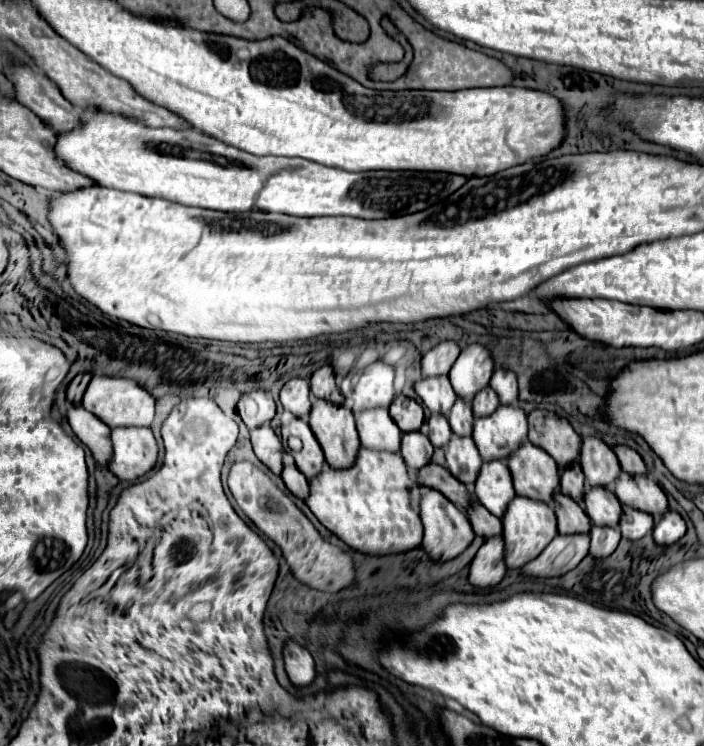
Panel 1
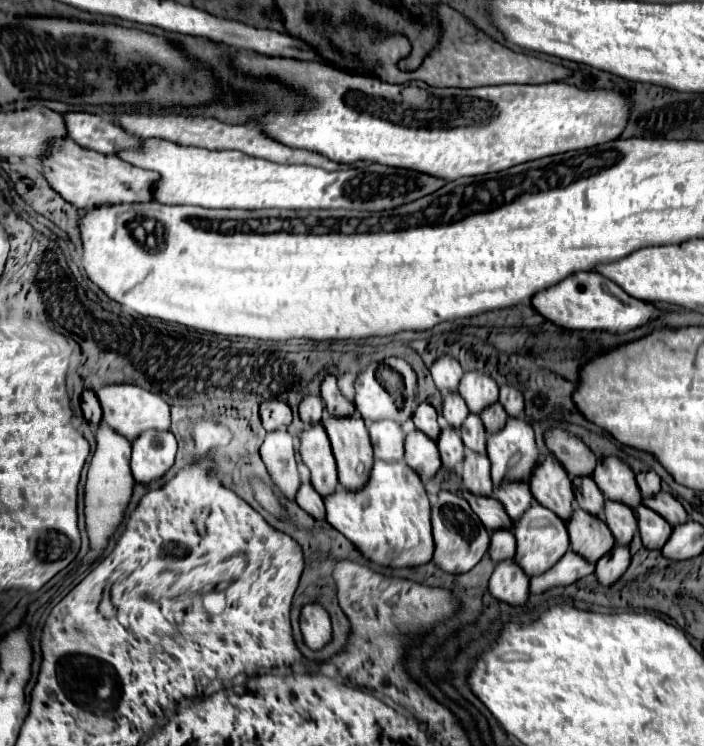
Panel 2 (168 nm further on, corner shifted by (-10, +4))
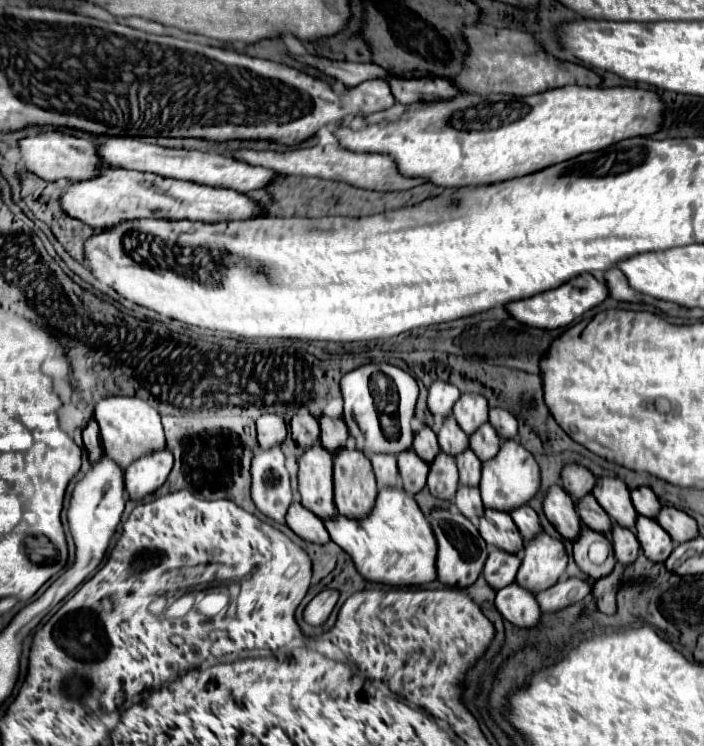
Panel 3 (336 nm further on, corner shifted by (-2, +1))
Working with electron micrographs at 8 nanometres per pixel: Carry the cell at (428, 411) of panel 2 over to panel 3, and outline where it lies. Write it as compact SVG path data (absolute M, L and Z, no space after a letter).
M422 426L416 436L414 436L414 450L418 452L418 456L426 462L432 462L434 456L440 452L440 446L438 446L438 440L436 440L436 434L432 432L430 426Z

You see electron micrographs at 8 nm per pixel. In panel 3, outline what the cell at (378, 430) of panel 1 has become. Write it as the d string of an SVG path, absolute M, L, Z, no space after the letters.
M368 454L378 486L400 486L400 474L394 454Z

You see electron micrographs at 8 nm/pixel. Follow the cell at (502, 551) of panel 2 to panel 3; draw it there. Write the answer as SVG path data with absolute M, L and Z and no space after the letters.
M494 548L484 564L484 578L492 588L504 588L514 582L514 576L520 566L520 554L510 554Z

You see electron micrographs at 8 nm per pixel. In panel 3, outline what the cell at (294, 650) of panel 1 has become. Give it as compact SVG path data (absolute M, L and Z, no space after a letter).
M322 590L320 594L316 594L308 606L304 608L304 620L310 626L322 626L326 622L326 618L330 616L334 604L338 600L338 592L336 590Z

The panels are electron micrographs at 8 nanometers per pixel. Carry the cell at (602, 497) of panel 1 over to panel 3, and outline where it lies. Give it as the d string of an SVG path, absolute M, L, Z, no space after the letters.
M614 524L610 536L612 536L612 546L614 546L616 558L620 558L624 566L630 564L630 562L634 562L636 556L638 556L638 548L640 548L634 532L626 530L624 526Z

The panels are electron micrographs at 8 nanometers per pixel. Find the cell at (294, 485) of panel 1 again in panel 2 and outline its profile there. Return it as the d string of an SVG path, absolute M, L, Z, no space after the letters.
M306 483L306 485L300 487L300 491L298 491L298 495L296 495L296 503L298 503L308 515L312 515L314 519L318 519L318 521L324 521L324 519L326 519L324 501L322 501L322 497L312 489L310 483Z

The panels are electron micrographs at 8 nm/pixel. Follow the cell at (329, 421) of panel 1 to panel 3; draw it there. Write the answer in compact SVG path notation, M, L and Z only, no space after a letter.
M340 448L334 452L334 502L336 510L348 518L362 518L374 506L374 498L378 494L374 472L370 460L362 454L362 450Z

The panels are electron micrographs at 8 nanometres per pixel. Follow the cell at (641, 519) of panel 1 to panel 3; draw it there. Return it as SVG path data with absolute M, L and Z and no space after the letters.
M638 516L636 538L638 538L644 554L652 562L664 562L670 556L670 552L672 552L672 538L670 538L670 534L654 518Z

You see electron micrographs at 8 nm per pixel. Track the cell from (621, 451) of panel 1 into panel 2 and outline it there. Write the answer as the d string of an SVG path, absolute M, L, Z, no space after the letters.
M642 473L642 475L636 475L636 483L640 487L640 493L644 497L652 497L660 491L660 477L656 473Z

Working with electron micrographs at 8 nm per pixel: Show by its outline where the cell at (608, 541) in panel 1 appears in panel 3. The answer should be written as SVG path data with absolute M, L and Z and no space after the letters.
M616 562L614 570L608 576L598 578L594 582L592 598L596 600L596 606L600 612L604 612L604 614L616 612L616 590L620 586L620 578L622 578L622 566Z

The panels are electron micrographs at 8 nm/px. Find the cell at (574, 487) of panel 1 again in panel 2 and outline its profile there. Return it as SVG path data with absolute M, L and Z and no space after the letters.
M586 477L586 479L574 479L576 483L576 503L580 509L588 511L590 515L600 515L604 507L604 495L598 489L598 485Z

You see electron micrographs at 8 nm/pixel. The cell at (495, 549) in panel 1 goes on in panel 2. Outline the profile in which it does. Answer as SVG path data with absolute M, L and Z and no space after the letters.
M508 559L494 567L488 589L498 601L520 607L528 601L530 577L526 577L526 573L512 559Z

